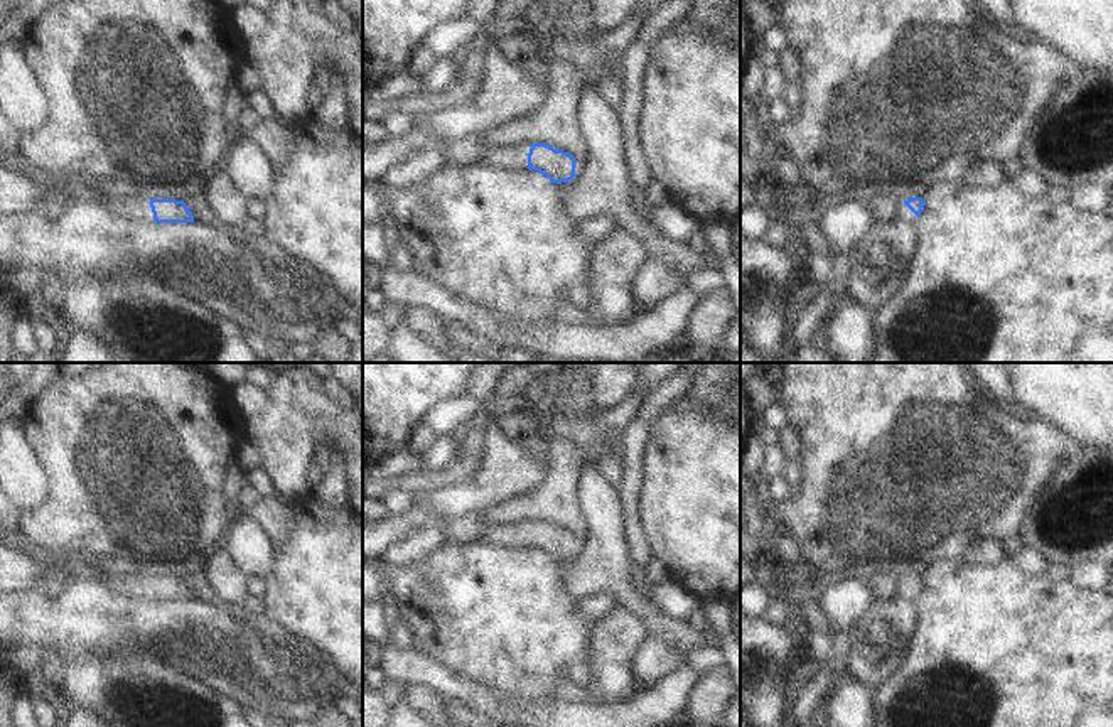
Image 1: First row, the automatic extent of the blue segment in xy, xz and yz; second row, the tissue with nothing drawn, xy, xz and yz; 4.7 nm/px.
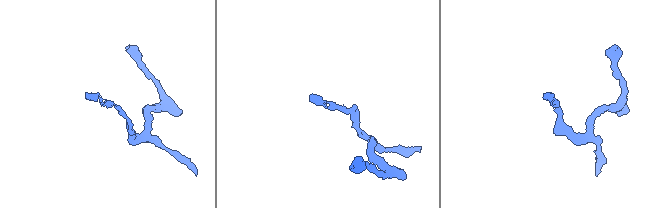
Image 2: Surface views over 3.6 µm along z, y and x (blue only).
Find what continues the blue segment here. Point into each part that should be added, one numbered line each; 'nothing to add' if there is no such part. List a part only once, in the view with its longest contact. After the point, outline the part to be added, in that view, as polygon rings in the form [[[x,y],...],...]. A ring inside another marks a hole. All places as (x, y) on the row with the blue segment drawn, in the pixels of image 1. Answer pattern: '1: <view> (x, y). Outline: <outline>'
1: xz (505, 157). Outline: [[[530,143],[519,147],[509,145],[487,147],[487,150],[470,165],[489,165],[503,170],[524,170],[528,169],[530,148],[531,148]]]

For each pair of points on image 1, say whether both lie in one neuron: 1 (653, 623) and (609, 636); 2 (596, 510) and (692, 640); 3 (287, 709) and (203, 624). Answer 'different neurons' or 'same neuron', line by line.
1: different neurons
2: same neuron
3: same neuron

